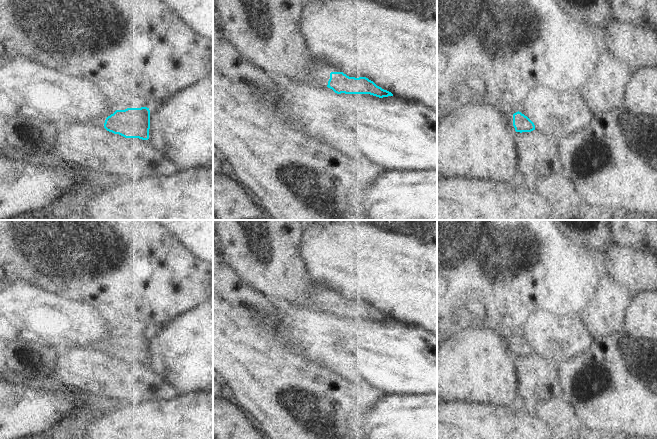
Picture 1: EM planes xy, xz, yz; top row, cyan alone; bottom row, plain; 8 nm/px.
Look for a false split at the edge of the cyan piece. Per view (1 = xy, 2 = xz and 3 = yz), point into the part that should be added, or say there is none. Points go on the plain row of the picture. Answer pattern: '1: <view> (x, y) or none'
1: xy (98, 346)
2: xz (318, 295)
3: none

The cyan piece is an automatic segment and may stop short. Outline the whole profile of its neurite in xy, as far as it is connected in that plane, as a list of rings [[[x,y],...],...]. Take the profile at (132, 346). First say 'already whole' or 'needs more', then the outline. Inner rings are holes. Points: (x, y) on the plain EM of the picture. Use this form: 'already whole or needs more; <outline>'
needs more; [[[147,331],[116,334],[105,342],[94,342],[91,349],[105,352],[125,362],[149,363],[150,334]]]

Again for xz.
needs more; [[[313,280],[309,282],[305,295],[315,308],[327,310],[337,318],[370,318],[379,322],[393,320],[366,301],[355,302],[343,296],[332,296],[327,287]]]

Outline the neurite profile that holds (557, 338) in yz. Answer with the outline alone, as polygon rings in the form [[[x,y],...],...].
[[[546,311],[534,312],[519,336],[534,347],[535,354],[555,365],[580,356],[593,342],[579,315],[556,316]]]

